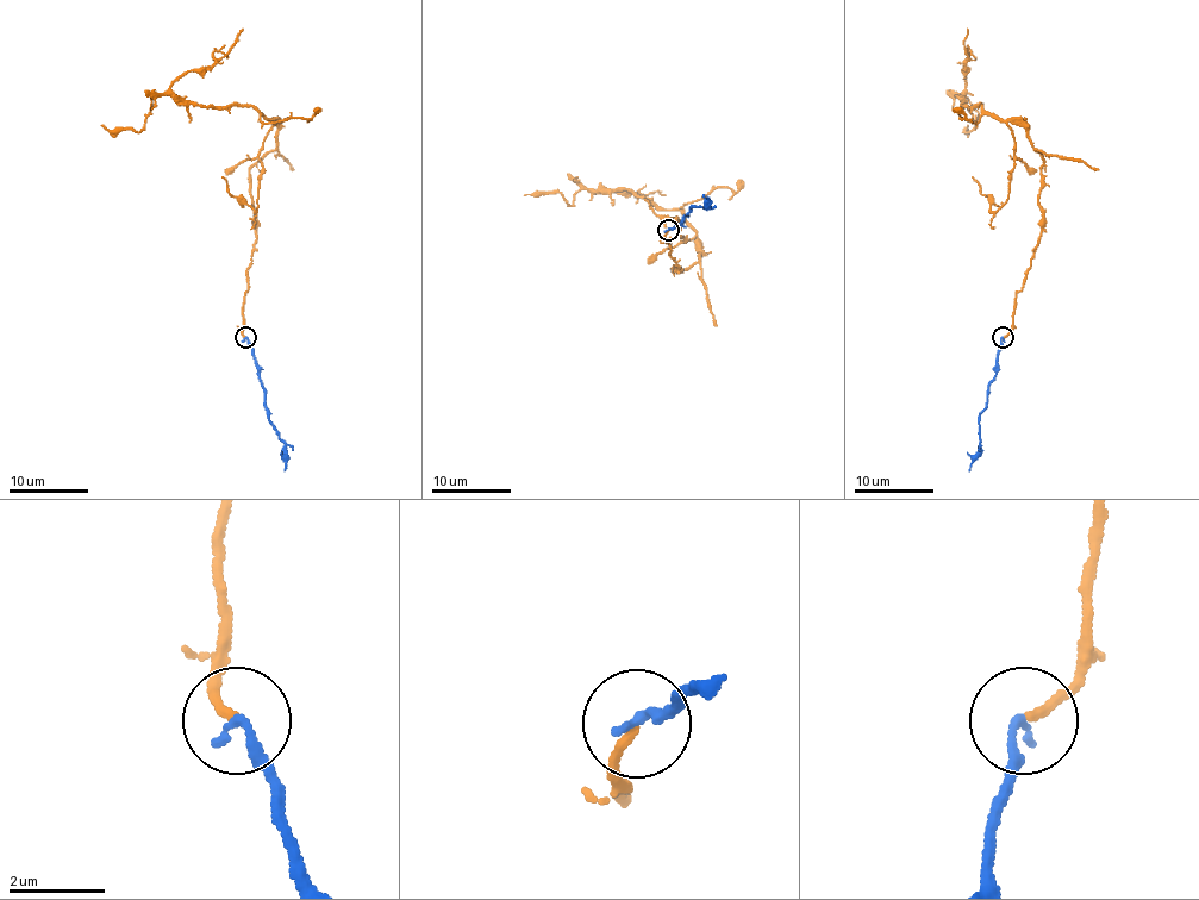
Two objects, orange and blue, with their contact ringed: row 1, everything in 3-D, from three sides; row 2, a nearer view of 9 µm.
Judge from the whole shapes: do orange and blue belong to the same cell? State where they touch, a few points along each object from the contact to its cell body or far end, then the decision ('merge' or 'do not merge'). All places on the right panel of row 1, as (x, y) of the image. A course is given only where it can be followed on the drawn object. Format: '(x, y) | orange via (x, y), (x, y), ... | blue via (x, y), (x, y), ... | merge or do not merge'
(1003, 337) | orange via (1001, 337), (1042, 230), (1043, 160), (1022, 125), (962, 106), (962, 94), (979, 113), (968, 125) | blue via (1001, 337), (995, 375), (986, 392), (986, 408), (979, 424), (979, 457), (968, 472) | merge

